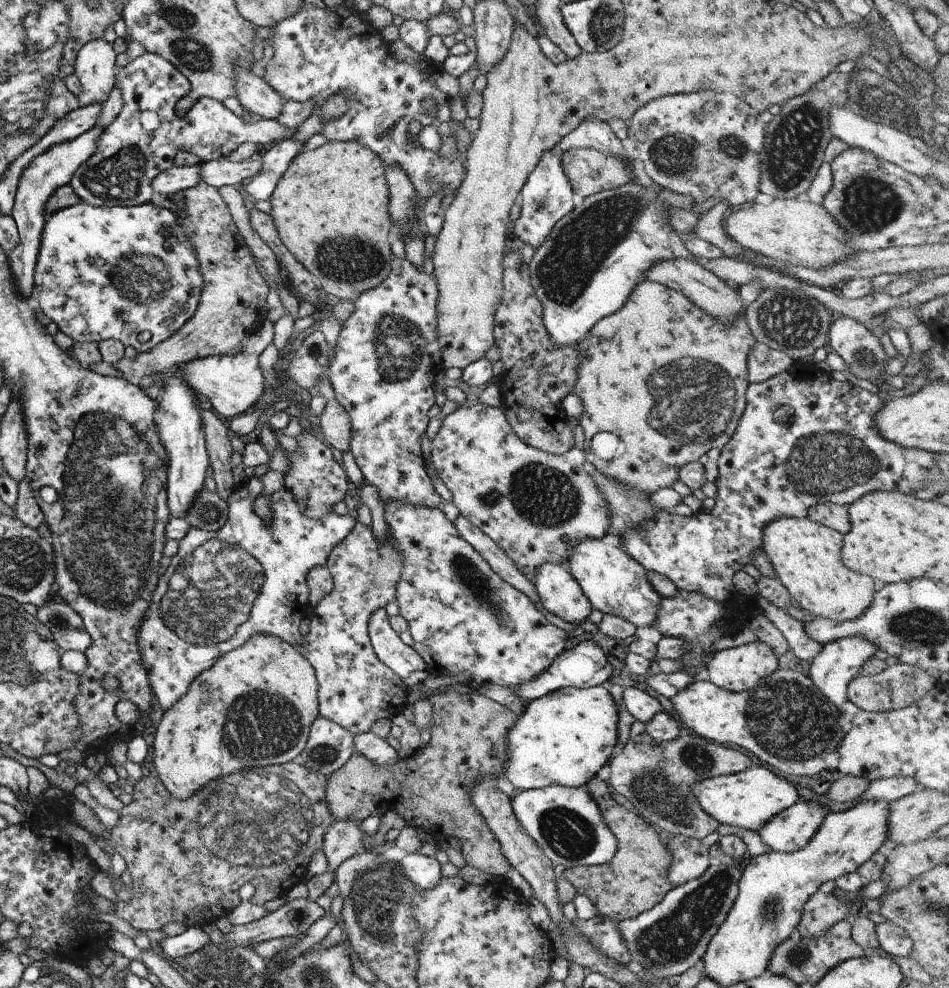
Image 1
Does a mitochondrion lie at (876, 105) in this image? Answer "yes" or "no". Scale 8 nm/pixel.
yes

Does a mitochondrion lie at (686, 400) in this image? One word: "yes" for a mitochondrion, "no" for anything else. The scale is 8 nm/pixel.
yes

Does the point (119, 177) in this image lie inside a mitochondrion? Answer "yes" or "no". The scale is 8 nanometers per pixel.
yes

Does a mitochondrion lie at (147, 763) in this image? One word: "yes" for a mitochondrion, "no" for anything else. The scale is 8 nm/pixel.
no

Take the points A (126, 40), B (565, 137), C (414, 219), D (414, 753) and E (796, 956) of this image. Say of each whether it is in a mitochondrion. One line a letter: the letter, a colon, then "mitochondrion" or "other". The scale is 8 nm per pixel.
A: other
B: other
C: other
D: other
E: mitochondrion

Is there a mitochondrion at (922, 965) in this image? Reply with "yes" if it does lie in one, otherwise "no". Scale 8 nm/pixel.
no

